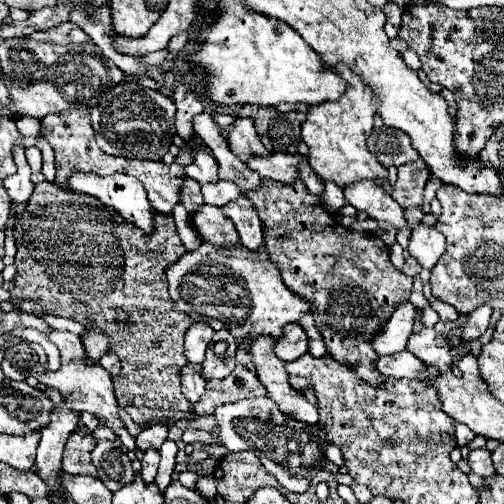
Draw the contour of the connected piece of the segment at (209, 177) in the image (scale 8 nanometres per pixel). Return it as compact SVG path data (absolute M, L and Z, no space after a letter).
M197 152L195 162L187 166L187 176L197 180L199 184L209 184L209 182L219 182L217 178L217 162L211 154L207 152Z

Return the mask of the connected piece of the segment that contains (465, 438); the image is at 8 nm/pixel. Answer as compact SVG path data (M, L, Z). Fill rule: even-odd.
M455 422L455 438L457 438L457 446L467 446L475 438L475 434L465 424Z

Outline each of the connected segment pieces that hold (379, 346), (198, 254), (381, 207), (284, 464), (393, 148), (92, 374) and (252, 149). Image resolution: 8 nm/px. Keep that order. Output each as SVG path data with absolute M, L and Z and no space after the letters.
M411 302L401 304L393 312L393 316L389 318L389 322L385 324L383 332L379 332L373 338L373 350L377 354L381 354L381 356L383 354L395 354L399 350L405 350L407 340L409 340L411 330L413 330L415 318L419 318L417 308Z
M203 242L197 250L187 252L175 264L171 264L165 270L165 276L169 284L169 296L181 312L191 316L193 322L209 324L213 330L229 330L237 340L257 334L267 334L277 340L283 334L285 324L299 322L299 316L309 312L309 304L301 300L301 296L293 296L293 292L283 284L279 270L275 264L271 264L265 252L265 246L259 252L251 252L243 244L237 244L233 248L215 248L209 242Z
M371 180L347 184L343 186L343 194L351 206L355 206L359 212L367 212L369 218L389 222L395 228L407 226L403 208L399 208L399 204L395 204L395 200L391 200L391 196L385 194L385 190Z
M267 396L223 404L215 410L215 418L219 424L221 444L227 450L255 452L261 458L265 470L271 472L277 482L291 492L305 492L311 478L325 464L325 448L329 446L325 430L319 424L309 426L291 416L285 416L279 412L279 408L275 408L275 404L271 404L271 400L267 400Z
M373 128L371 136L367 138L367 146L385 168L419 160L419 152L415 152L411 146L409 136L397 128Z
M53 330L47 336L61 350L61 368L57 372L41 372L41 374L37 374L37 380L43 382L45 386L53 386L57 390L61 388L65 404L69 408L75 408L75 410L89 412L89 414L97 416L101 420L101 424L107 426L107 428L111 428L117 434L117 438L121 438L121 442L129 450L137 452L135 438L129 434L129 430L125 428L125 424L119 418L119 402L115 398L115 390L113 390L109 372L105 372L101 366L89 366L89 364L85 364L85 360L83 360L83 344L81 344L81 340L79 340L77 334Z
M239 118L231 128L227 136L229 148L235 156L239 156L243 162L247 162L253 156L267 156L267 148L259 140L253 120L251 118Z

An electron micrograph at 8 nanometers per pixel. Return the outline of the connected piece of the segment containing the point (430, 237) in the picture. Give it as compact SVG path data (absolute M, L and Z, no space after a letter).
M415 224L411 242L409 242L409 254L427 270L433 270L439 256L445 252L445 240L443 236L433 228L425 224Z

